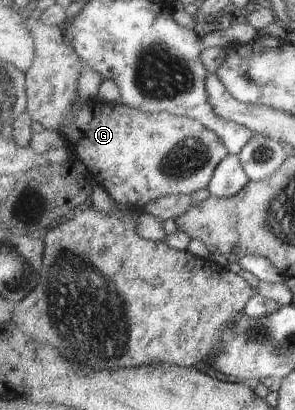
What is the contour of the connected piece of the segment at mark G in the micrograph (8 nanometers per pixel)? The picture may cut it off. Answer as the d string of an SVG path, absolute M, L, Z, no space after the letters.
M29 18L28 27L33 32L34 40L37 43L37 57L36 60L34 60L32 68L27 72L26 86L29 98L27 111L30 112L31 118L36 120L36 122L39 122L44 129L58 130L60 134L66 136L67 147L71 150L72 154L86 165L90 177L95 179L98 184L102 185L102 188L110 194L121 208L127 208L139 212L142 211L146 205L149 205L150 202L157 201L163 196L182 194L190 195L192 192L202 190L202 188L207 188L209 186L209 182L212 180L213 174L218 168L218 165L220 165L230 153L228 148L226 148L226 144L222 142L221 138L213 130L204 126L204 124L197 119L178 116L178 114L172 114L172 112L169 112L168 110L164 112L144 112L144 110L138 110L138 108L134 108L134 106L126 106L126 104L122 104L120 100L115 102L96 102L94 104L86 102L82 108L74 110L74 102L78 102L78 98L81 97L81 91L78 90L82 78L80 56L78 56L77 52L73 49L73 46L66 42L65 32L58 26L48 26L48 24L40 22L39 19Z

